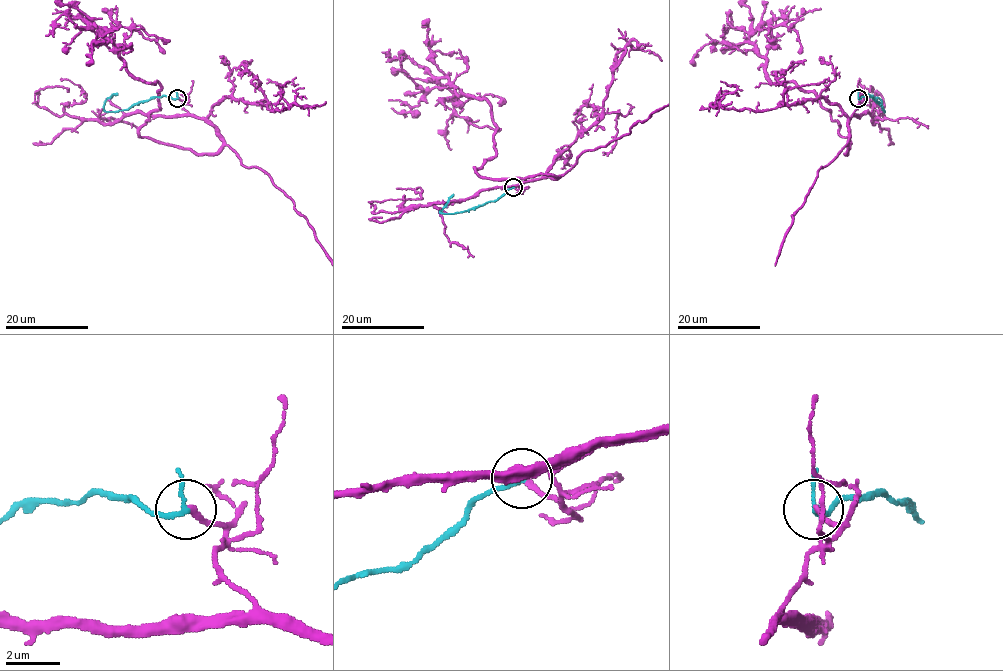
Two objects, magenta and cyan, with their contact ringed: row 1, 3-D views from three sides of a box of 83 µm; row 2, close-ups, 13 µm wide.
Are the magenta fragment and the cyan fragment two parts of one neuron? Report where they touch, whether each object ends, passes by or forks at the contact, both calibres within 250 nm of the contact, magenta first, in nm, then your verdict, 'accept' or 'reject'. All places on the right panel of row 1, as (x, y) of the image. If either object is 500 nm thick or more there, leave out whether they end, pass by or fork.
at (858, 98); magenta ends there; cyan passes by; 200 nm thick on the magenta side, 140 nm on the other; reject

